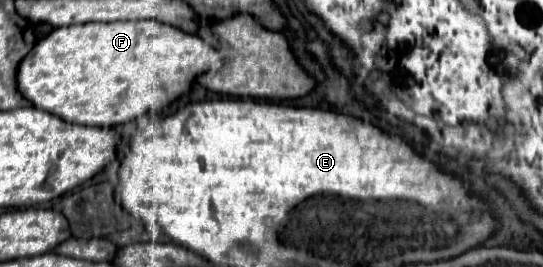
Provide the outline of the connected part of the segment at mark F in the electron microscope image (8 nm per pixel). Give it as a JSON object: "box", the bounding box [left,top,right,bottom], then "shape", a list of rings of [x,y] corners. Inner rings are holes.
{"box":[16,20,220,126],"shape":[[[134,20],[134,22],[86,22],[86,24],[76,24],[76,26],[62,26],[62,28],[54,28],[46,38],[38,40],[36,46],[28,52],[26,58],[22,58],[22,62],[18,64],[16,70],[16,88],[22,94],[22,98],[26,98],[34,108],[46,110],[58,118],[62,118],[64,122],[70,124],[82,124],[82,126],[116,126],[116,124],[124,124],[140,114],[148,114],[148,112],[160,112],[162,108],[166,108],[172,100],[176,100],[180,94],[188,92],[194,78],[202,72],[206,72],[210,68],[210,64],[216,64],[220,60],[220,54],[208,46],[206,42],[202,42],[198,36],[186,34],[174,26],[166,26],[158,20]]]}

